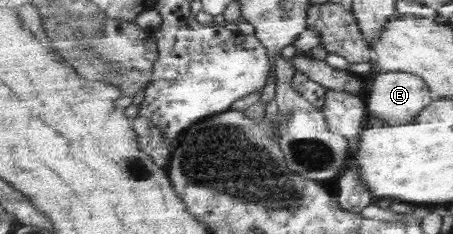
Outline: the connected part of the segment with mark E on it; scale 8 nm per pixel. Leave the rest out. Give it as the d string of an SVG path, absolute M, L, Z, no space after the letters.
M386 72L378 73L375 77L366 107L369 114L378 118L382 124L398 126L415 123L419 119L421 112L435 101L436 97L431 92L428 82L424 78L420 78L418 74Z

